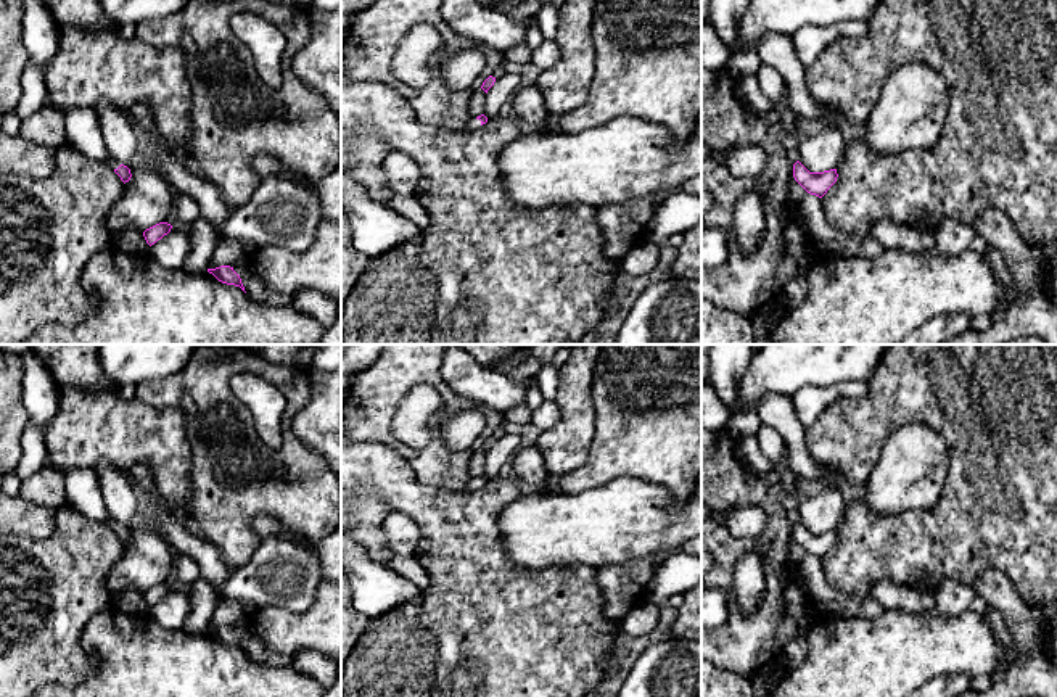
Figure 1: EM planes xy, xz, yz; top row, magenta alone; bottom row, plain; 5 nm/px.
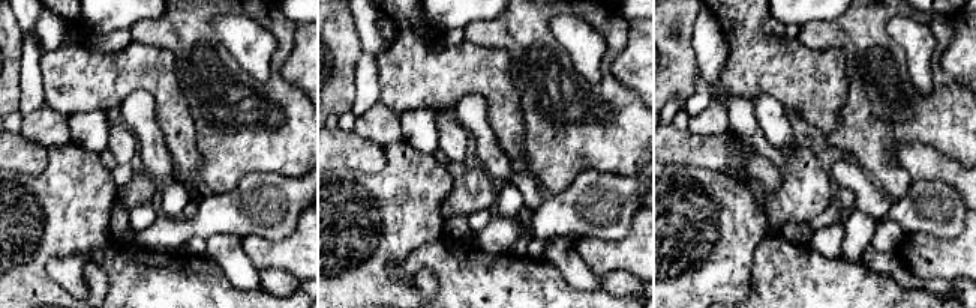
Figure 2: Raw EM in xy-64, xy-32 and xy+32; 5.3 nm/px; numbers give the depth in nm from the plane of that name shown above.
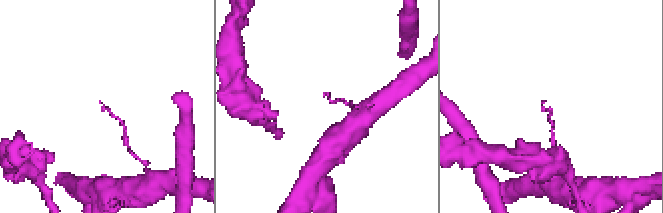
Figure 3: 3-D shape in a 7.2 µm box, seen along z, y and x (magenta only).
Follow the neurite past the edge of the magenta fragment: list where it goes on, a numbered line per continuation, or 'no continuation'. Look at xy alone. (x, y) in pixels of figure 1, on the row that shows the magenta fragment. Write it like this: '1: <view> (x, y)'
1: xy (84, 134)

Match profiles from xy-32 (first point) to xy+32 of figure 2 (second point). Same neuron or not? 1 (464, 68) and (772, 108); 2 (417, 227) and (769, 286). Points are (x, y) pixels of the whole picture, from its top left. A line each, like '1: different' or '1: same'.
1: different
2: different

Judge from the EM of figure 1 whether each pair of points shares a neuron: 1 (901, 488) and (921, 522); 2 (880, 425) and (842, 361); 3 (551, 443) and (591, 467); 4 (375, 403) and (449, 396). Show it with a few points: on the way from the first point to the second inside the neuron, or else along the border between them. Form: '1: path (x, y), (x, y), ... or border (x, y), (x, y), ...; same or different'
1: border (945, 488), (940, 499), (929, 509), (877, 515); different
2: border (880, 361), (866, 380); different
3: border (592, 425), (588, 456), (554, 480); different
4: path (394, 383), (401, 377), (431, 377); same

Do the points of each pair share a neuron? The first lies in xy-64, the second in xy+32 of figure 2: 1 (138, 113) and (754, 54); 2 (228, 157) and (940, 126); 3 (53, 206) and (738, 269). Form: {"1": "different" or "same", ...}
{"1": "different", "2": "same", "3": "same"}

